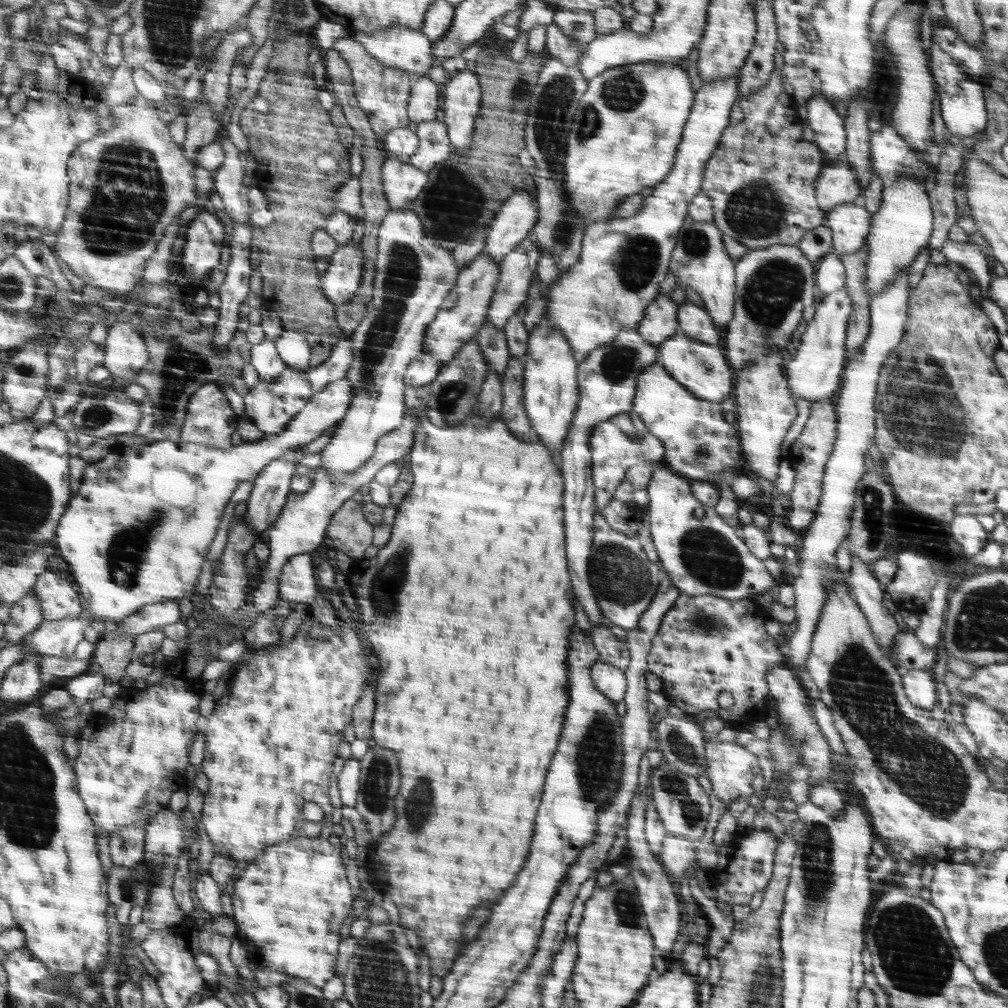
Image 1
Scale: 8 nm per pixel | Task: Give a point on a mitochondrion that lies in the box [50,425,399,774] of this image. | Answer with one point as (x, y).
(126, 550)

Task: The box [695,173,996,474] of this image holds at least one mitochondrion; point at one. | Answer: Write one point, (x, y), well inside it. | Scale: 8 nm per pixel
(918, 410)

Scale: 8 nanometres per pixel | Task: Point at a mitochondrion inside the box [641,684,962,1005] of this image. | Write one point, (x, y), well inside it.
(915, 956)

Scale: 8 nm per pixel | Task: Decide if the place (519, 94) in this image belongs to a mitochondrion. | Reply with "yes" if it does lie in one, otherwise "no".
yes

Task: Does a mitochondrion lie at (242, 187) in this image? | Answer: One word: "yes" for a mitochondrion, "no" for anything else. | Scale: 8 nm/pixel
no

